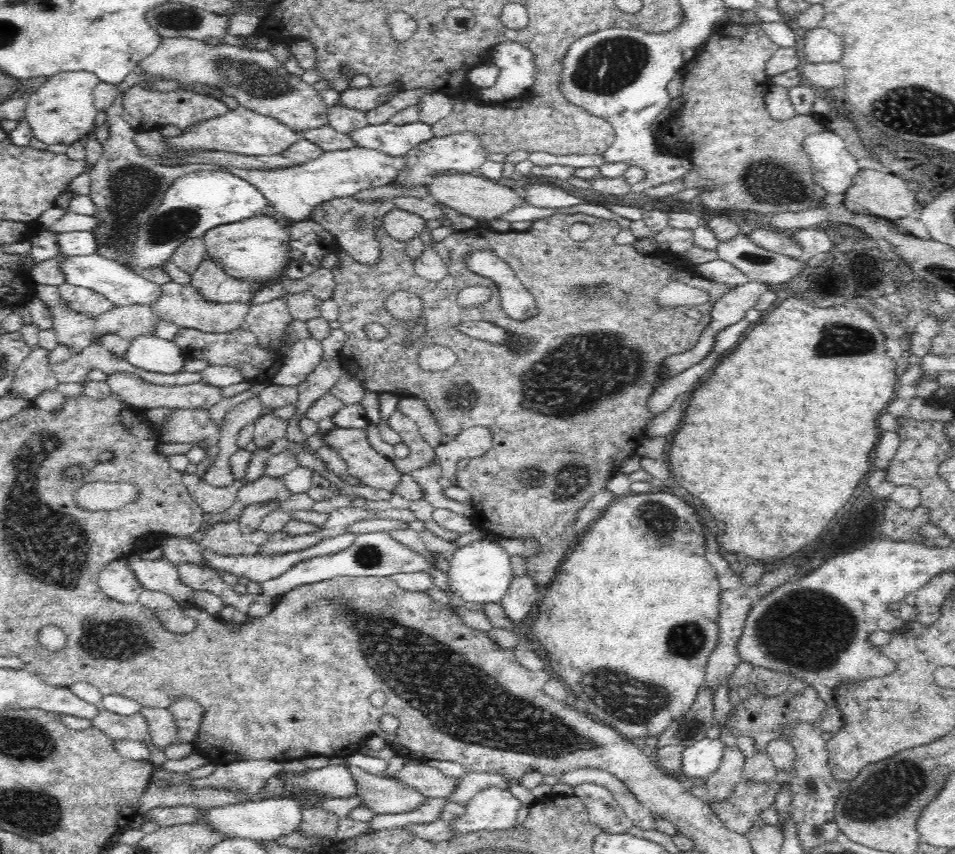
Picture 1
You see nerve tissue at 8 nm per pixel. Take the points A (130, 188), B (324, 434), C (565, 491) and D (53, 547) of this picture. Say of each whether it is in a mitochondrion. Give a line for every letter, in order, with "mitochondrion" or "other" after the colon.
A: mitochondrion
B: other
C: mitochondrion
D: mitochondrion

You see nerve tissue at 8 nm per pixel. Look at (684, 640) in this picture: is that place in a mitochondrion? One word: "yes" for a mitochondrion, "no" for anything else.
yes

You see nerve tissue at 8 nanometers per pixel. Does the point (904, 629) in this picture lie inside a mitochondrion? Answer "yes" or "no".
no

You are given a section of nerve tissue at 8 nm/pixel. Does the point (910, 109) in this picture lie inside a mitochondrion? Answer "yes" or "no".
yes

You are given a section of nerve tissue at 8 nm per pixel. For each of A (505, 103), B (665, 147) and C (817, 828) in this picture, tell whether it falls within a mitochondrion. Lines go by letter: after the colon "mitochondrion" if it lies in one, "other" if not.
A: other
B: other
C: mitochondrion

